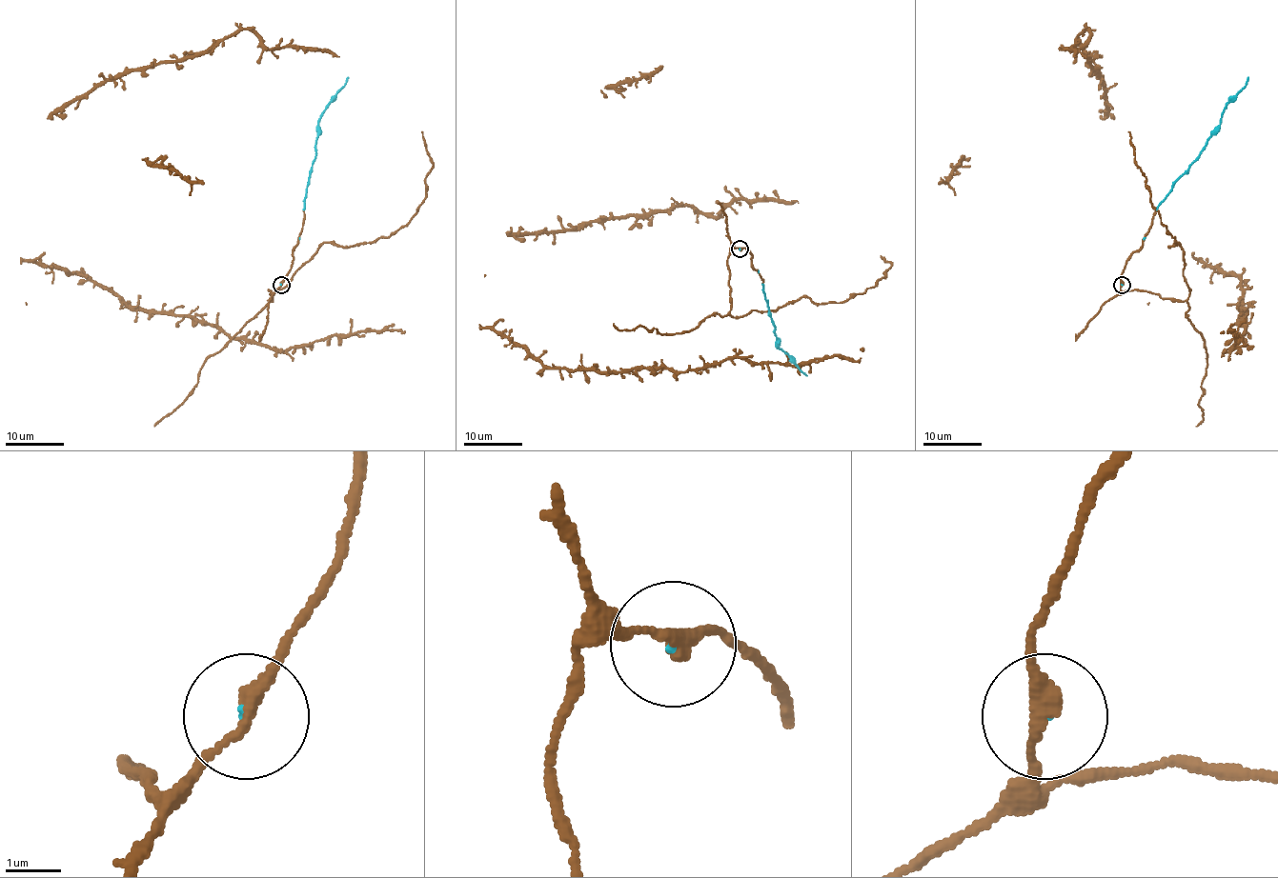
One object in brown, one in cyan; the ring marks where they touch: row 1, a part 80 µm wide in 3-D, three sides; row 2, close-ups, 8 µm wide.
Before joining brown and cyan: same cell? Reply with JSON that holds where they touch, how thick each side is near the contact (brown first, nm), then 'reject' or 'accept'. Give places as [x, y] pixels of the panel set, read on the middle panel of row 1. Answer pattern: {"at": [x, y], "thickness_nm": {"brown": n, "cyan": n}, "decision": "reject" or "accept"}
{"at": [740, 249], "thickness_nm": {"brown": 260, "cyan": 50}, "decision": "accept"}

